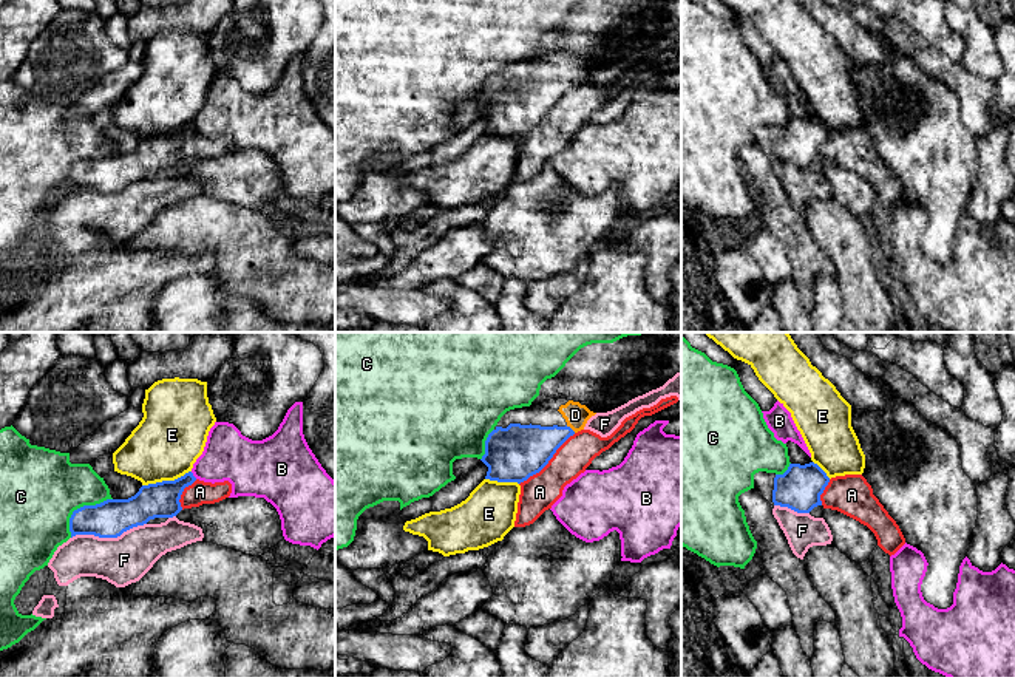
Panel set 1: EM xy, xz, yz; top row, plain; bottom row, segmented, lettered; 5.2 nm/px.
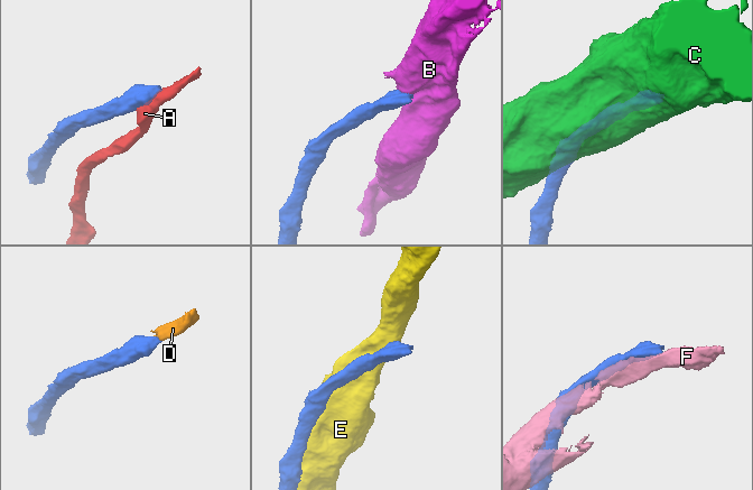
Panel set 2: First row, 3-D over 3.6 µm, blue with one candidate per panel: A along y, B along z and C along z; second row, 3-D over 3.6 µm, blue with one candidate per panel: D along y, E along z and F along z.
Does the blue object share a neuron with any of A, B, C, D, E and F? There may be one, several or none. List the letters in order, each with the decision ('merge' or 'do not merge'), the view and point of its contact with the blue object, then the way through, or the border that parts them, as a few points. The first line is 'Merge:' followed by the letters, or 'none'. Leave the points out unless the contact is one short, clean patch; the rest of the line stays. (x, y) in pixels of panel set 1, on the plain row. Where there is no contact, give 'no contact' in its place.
Merge: D
A: do not merge | xz (549, 113) | along xz (575, 87), (538, 125), (519, 138)
B: do not merge | xy (192, 129) | along xy (190, 125), (196, 132)
C: do not merge | xy (81, 161)
D: merge | xz (569, 81) | across xz (527, 102), (561, 88), (569, 81), (575, 74), (575, 68)
E: do not merge | xy (166, 135)
F: do not merge | xy (108, 190)

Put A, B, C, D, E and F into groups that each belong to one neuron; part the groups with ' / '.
A / B / C / D / E / F

